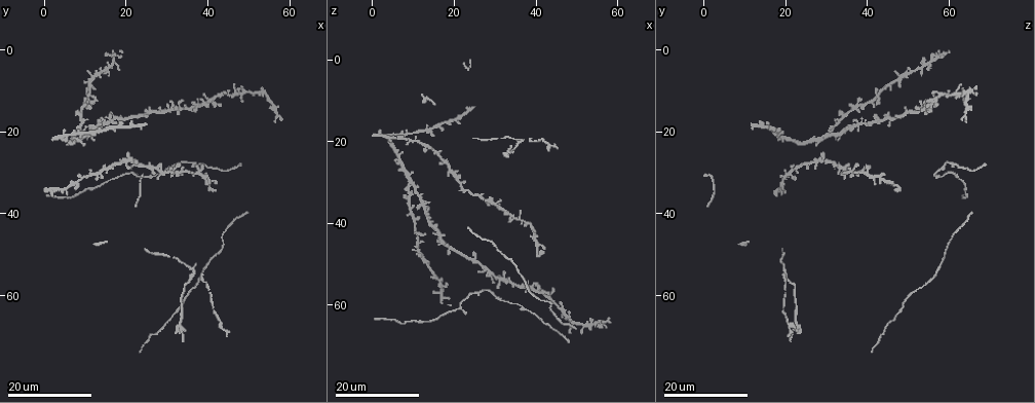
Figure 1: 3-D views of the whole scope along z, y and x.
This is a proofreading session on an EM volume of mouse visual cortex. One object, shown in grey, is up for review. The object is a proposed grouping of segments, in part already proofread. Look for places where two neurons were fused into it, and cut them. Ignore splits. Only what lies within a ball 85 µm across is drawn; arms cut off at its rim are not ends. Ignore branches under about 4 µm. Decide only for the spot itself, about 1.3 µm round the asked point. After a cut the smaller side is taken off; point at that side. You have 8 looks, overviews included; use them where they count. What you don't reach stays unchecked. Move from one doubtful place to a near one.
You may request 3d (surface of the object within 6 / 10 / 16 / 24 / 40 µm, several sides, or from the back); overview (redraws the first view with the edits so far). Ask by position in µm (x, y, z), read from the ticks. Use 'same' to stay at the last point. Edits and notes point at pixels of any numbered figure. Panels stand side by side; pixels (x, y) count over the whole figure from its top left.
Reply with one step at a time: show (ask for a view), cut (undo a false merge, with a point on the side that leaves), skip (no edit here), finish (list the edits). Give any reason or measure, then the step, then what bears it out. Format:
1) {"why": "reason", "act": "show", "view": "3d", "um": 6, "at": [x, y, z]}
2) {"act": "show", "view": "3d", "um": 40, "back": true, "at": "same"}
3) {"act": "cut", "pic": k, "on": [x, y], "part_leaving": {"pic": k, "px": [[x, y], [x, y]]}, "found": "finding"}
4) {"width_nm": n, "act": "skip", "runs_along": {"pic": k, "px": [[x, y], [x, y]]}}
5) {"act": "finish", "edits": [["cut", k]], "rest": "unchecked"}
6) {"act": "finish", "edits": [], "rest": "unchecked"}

{"why": "four or more arms meet", "act": "show", "view": "3d", "um": 24, "at": [10.0, 31.5, 20.0]}

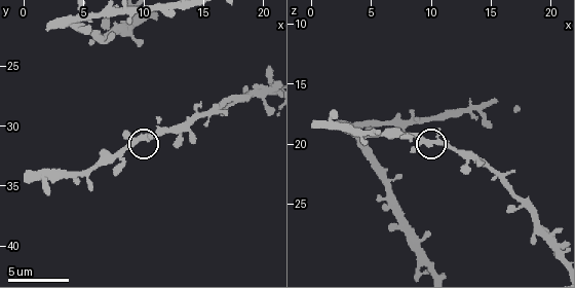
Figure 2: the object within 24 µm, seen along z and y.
{"why": "closer look", "act": "show", "view": "3d", "um": 10, "at": [10.0, 31.0, 19.8]}

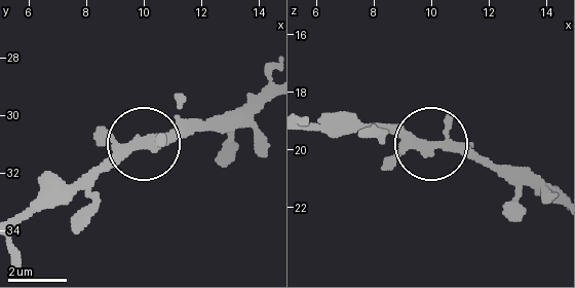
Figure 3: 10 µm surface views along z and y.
{"width_nm": 320, "act": "skip", "runs_along": {"pic": 3, "px": [[425, 146], [445, 141], [509, 164]]}, "found": "all the same neuron"}

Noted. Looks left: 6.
{"why": "thick turns thin", "act": "show", "view": "3d", "um": 16, "at": [23.5, 19.0, 11.5]}

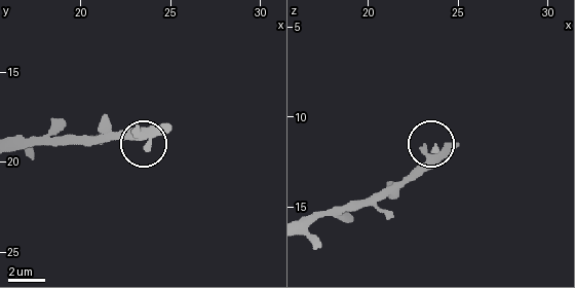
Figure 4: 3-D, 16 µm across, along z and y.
{"act": "show", "view": "3d", "um": 10, "at": [23.8, 19.1, 11.8]}

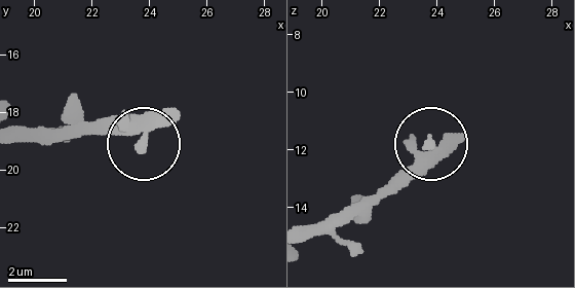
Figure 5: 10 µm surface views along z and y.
{"act": "skip", "runs_along": {"pic": 5, "px": [[18, 136], [121, 136], [141, 143]]}, "found": "one neuron here"}

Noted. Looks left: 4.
{"why": "arms part here", "act": "show", "view": "3d", "um": 24, "at": [37.0, 54.0, 20.0]}

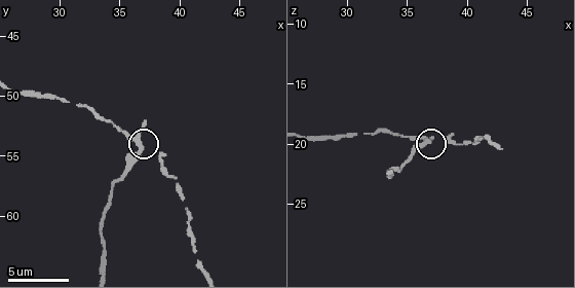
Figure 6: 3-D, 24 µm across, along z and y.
{"act": "show", "view": "3d", "um": 10, "at": [36.8, 54.6, 19.6]}

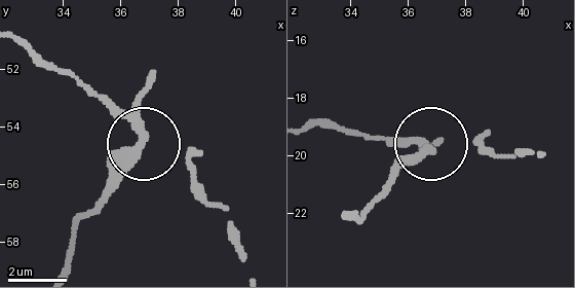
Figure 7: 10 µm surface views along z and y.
{"side_arm_um": 20, "act": "cut", "pic": 7, "on": [125, 154], "part_leaving": {"pic": 7, "px": [[132, 118], [132, 159], [74, 234], [67, 271]]}, "found": "a second neuron is stuck on"}

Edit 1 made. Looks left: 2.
{"why": "thick turns thin", "act": "show", "view": "3d", "um": 24, "at": [21.5, 30.0, 59.5]}

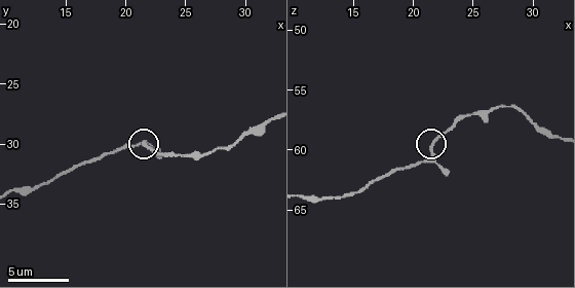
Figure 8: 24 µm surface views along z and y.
{"act": "show", "view": "3d", "um": 10, "at": [21.6, 30.2, 59.4]}

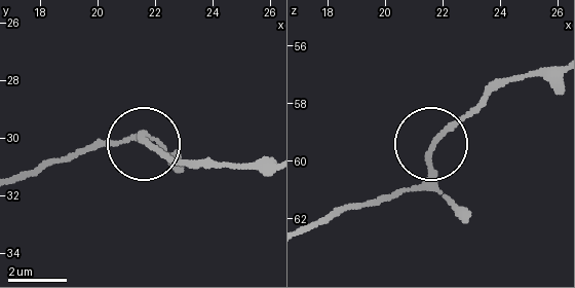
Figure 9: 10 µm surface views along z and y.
{"act": "skip", "found": "all the same neuron"}

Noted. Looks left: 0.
{"act": "finish", "edits": [["cut", 7]], "rest": "unchecked"}

